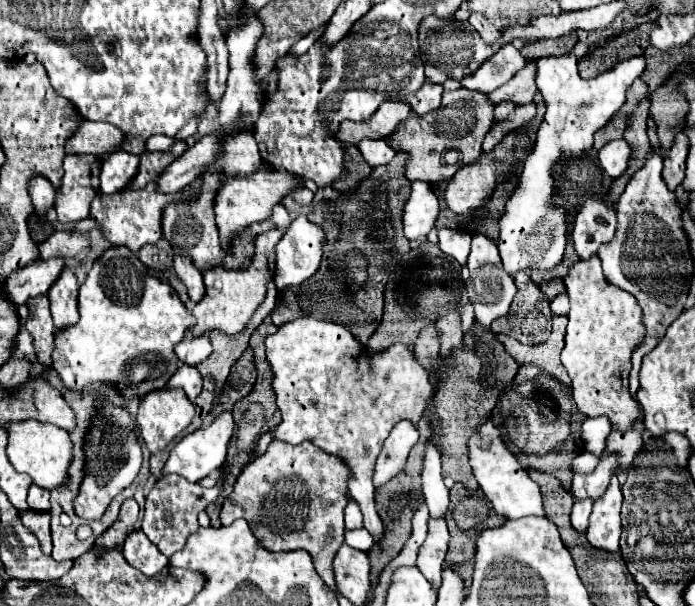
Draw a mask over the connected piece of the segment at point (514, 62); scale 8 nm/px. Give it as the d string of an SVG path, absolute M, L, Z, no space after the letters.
M508 43L506 47L500 47L500 51L494 53L490 59L486 59L486 63L482 63L482 67L478 67L476 73L464 77L462 87L492 93L500 85L508 83L522 67L524 57L512 43Z

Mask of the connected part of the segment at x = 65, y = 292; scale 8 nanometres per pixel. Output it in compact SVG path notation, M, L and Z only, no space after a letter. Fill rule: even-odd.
M66 267L62 275L54 281L54 285L48 291L50 305L52 305L52 317L56 329L62 329L66 325L74 325L78 321L78 279L72 269Z

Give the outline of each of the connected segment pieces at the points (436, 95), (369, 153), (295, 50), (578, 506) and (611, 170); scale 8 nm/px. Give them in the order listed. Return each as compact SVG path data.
M426 81L416 93L408 93L404 97L404 101L412 107L412 111L416 111L418 115L426 115L434 109L440 107L440 99L442 99L442 85L438 83L430 83Z
M364 139L364 141L358 145L358 149L360 149L360 153L364 155L366 163L370 163L370 167L388 165L388 163L394 159L394 155L396 155L394 147L390 147L390 143L388 143L388 141L382 141L382 139L378 139L378 141L374 141L374 139Z
M326 23L322 27L319 27L317 30L311 31L306 37L300 39L294 44L289 54L293 56L300 56L306 53L308 49L317 41L317 39L319 39L325 28Z
M580 499L580 501L576 501L574 507L572 507L572 515L570 515L572 527L578 529L578 531L586 531L590 511L592 511L592 499Z
M614 139L610 143L606 143L600 151L598 151L598 161L602 165L602 169L612 177L620 177L626 167L628 167L628 159L630 159L630 147L624 139Z

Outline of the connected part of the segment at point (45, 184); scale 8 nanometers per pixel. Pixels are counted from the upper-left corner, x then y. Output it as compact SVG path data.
M34 175L30 179L30 183L28 183L28 191L30 191L30 199L34 203L36 215L46 217L50 207L52 207L52 203L54 203L54 195L56 195L52 183L42 175Z

